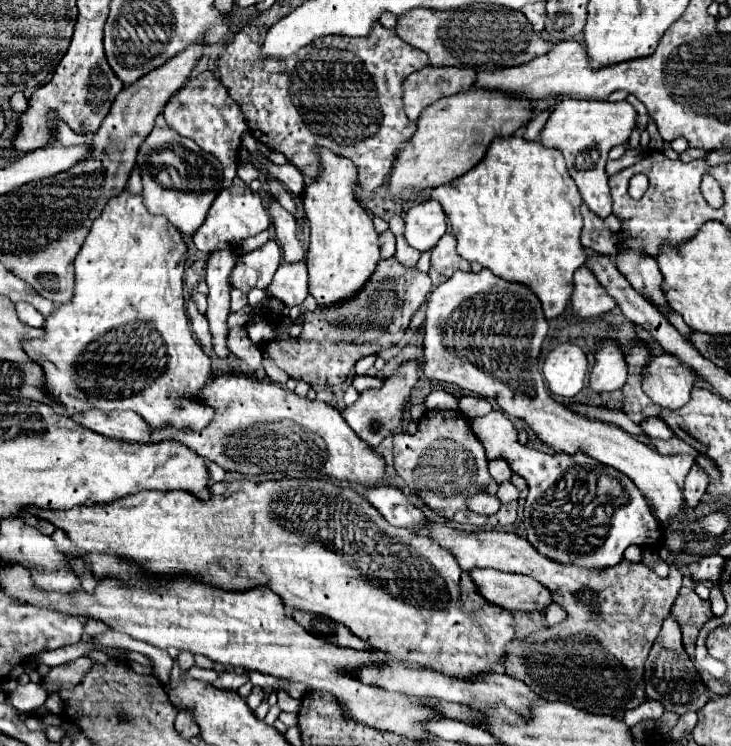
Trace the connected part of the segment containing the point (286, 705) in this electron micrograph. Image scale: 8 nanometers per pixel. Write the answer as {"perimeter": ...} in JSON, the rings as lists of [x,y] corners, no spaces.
{"perimeter":[[[279,690],[277,692],[277,706],[283,710],[283,712],[297,712],[297,708],[299,708],[299,700],[295,700],[295,698],[291,698],[287,692],[283,692],[283,690]]]}

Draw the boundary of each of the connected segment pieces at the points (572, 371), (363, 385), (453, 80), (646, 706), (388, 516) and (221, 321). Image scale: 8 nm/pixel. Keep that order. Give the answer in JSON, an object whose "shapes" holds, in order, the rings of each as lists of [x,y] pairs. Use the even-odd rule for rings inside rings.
{"shapes":[[[[571,342],[557,346],[545,358],[543,376],[549,384],[551,394],[573,398],[575,394],[581,392],[585,384],[585,376],[587,376],[585,352]]],[[[357,376],[357,378],[353,380],[353,388],[355,388],[357,392],[363,392],[363,390],[367,390],[367,388],[379,388],[381,384],[383,384],[383,380],[371,378],[371,376]]],[[[425,66],[419,72],[413,72],[405,80],[405,112],[409,120],[417,120],[419,114],[437,102],[439,98],[457,94],[475,84],[477,72],[469,68],[435,68]]],[[[645,700],[641,706],[633,708],[633,710],[627,710],[625,712],[625,724],[629,724],[631,728],[641,722],[641,720],[659,720],[663,716],[663,708],[659,702],[653,702],[653,700]]],[[[373,486],[365,492],[365,498],[383,514],[383,518],[393,526],[415,528],[427,524],[423,512],[409,502],[409,498],[397,486]]],[[[217,250],[211,254],[207,264],[207,286],[209,286],[209,308],[205,312],[213,338],[213,352],[219,358],[229,356],[227,348],[227,316],[229,316],[229,272],[237,260],[235,250]]]]}

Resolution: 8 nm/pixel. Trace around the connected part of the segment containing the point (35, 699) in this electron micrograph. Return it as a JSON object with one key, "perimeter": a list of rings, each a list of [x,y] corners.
{"perimeter":[[[25,684],[25,686],[17,686],[13,690],[7,692],[7,702],[17,710],[17,712],[29,712],[35,710],[39,706],[43,706],[47,700],[45,690],[41,688],[41,684]]]}

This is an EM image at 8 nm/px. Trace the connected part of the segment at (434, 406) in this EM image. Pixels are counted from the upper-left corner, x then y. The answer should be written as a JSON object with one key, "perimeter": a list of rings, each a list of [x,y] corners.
{"perimeter":[[[435,390],[431,392],[427,398],[425,398],[425,408],[427,410],[457,410],[459,404],[457,404],[457,398],[445,390]]]}

